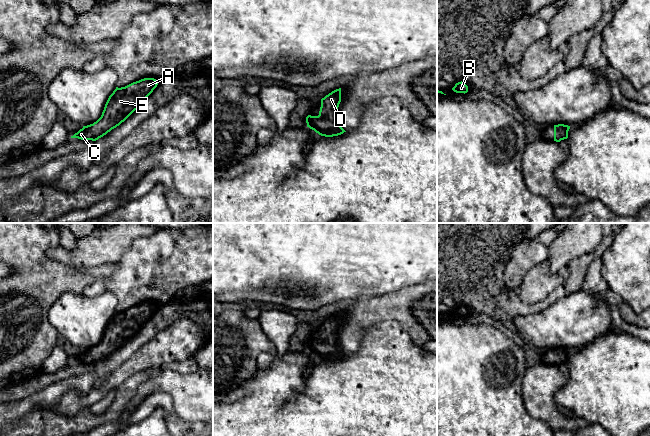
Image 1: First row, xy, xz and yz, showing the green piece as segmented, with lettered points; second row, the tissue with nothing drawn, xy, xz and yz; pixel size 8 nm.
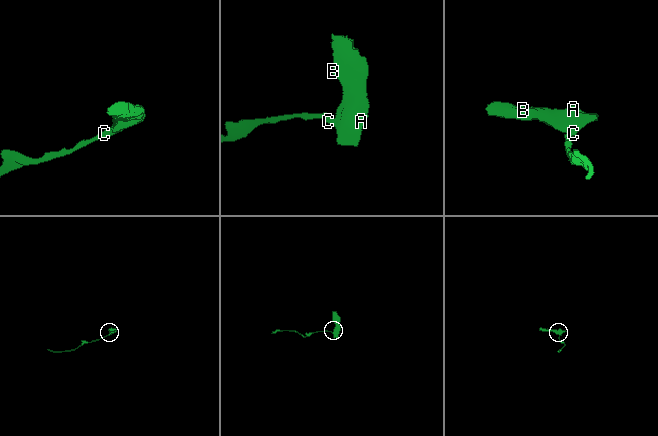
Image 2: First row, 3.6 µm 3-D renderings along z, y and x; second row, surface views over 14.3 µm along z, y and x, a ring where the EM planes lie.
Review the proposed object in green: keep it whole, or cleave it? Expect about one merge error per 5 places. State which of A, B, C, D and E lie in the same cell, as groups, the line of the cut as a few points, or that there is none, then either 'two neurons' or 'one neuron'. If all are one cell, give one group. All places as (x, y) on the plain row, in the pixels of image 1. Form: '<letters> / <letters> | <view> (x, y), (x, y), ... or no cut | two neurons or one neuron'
A B C D E | no cut | one neuron

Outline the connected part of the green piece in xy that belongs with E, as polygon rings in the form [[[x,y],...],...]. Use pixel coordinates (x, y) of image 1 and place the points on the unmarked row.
[[[144,302],[118,312],[109,320],[101,341],[93,348],[83,350],[71,362],[96,365],[124,346],[153,316],[159,305]]]

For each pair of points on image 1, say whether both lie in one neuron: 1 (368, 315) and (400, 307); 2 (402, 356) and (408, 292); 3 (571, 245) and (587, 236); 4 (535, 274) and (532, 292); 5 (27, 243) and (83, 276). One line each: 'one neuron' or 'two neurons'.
1: one neuron
2: two neurons
3: one neuron
4: one neuron
5: one neuron

